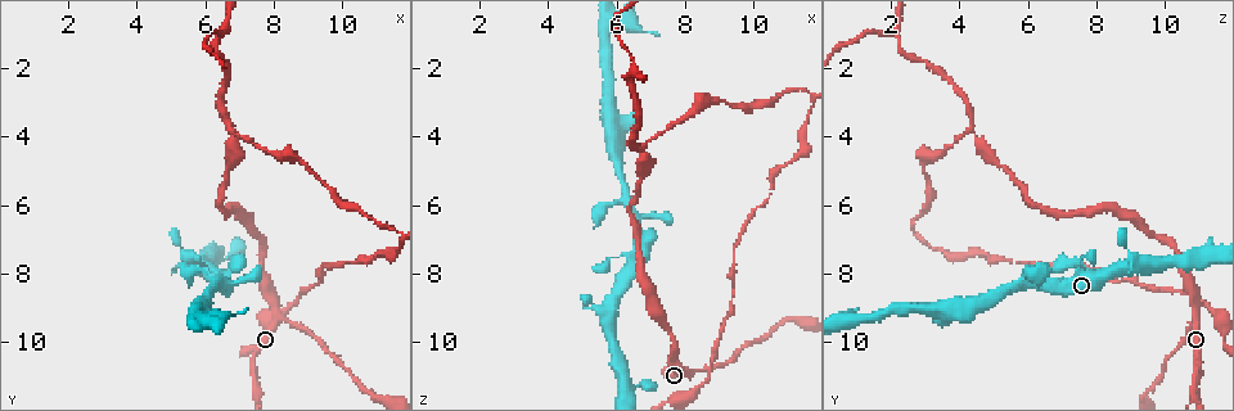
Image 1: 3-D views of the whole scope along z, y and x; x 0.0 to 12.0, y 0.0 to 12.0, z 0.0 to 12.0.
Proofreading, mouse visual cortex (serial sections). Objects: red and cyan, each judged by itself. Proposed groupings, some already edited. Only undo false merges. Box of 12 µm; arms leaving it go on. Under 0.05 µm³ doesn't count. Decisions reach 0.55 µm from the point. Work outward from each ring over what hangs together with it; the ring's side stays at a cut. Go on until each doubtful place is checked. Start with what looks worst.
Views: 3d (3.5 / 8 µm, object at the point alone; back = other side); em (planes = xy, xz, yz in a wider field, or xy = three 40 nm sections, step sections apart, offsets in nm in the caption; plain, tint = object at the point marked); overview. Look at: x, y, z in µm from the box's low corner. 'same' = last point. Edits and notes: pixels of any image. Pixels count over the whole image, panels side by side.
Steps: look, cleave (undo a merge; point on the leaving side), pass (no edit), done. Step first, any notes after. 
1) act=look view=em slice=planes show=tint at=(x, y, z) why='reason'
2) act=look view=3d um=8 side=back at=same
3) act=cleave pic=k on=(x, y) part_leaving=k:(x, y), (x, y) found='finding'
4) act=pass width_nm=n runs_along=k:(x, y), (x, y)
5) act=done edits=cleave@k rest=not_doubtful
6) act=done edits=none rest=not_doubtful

act=look view=3d um=3.5 side=back at=(6.8, 3.9, 4.4) why='three arms meet'

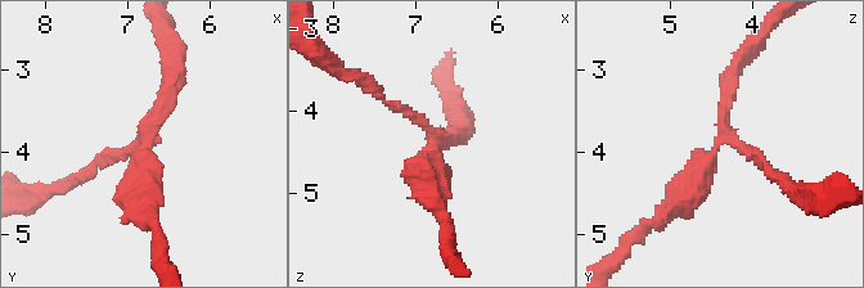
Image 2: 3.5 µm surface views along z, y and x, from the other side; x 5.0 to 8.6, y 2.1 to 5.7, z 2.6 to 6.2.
act=look view=em slice=xy step=1 show=tint at=(6.80, 3.80, 4.30) arms=3 arm_widths_nm=150,200,300

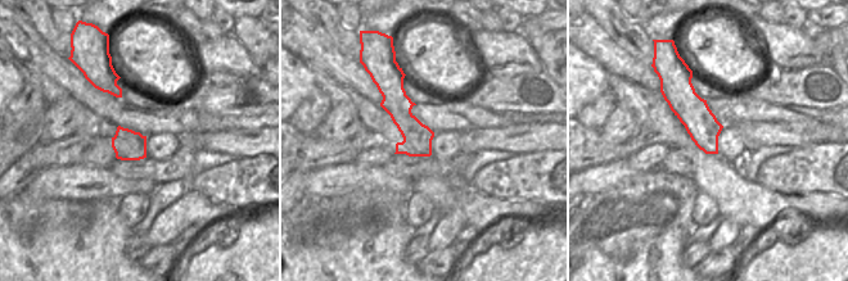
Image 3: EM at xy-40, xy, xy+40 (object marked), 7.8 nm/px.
act=cleave pic=2 on=(93, 169) part_leaving=2:(129, 148), (34, 196) found='two cells meet here'

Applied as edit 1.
act=look view=overview why='see it whole again'

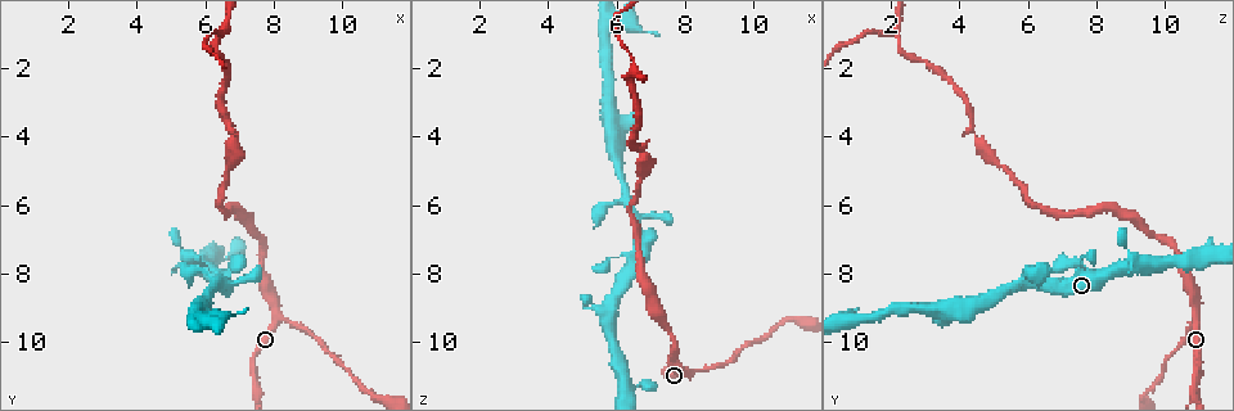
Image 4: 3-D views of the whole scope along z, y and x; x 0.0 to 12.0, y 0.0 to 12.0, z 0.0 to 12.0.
act=look view=3d um=8 at=(6.5, 0.9, 2.1) why='sharp bend'

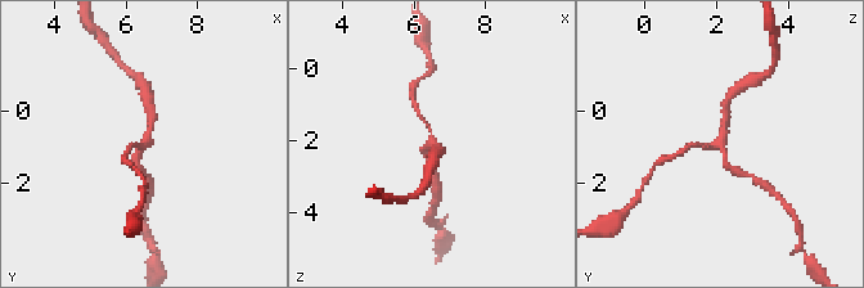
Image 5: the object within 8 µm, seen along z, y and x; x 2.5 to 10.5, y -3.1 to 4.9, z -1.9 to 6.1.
act=look view=3d um=3.5 at=(6.4, 0.9, 2.2) why='zoom in'

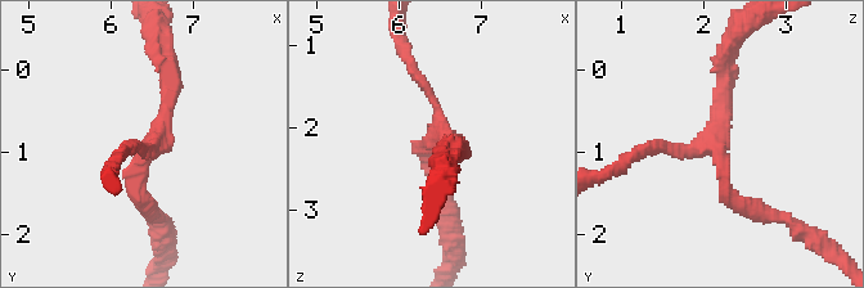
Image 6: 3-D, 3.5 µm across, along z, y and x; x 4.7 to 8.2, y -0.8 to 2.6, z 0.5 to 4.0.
act=look view=em slice=xy step=5 show=tint at=(6.50, 0.90, 2.15) arms=3 arm_widths_nm=150,200,200

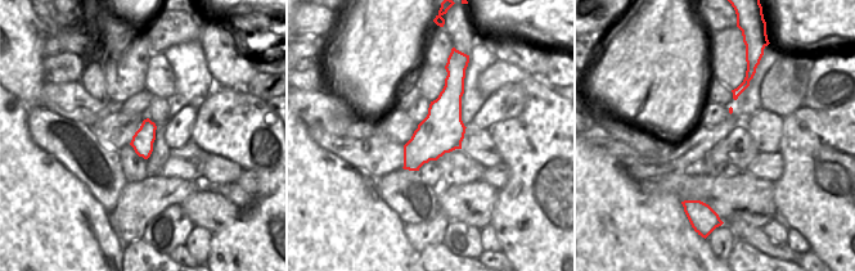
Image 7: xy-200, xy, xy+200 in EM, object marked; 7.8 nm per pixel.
act=pass found='one cell here'

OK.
act=look view=3d um=3.5 at=(6.4, 8.1, 5.9) why='sharp bend'

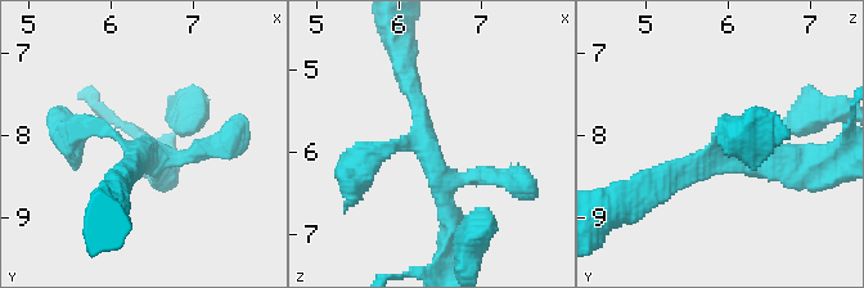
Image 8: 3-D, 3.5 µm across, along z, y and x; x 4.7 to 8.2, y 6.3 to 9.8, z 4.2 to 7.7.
act=look view=em slice=planes show=tint at=(6.35, 8.20, 6.00) arms=4 arm_widths_nm=150,200,250,250

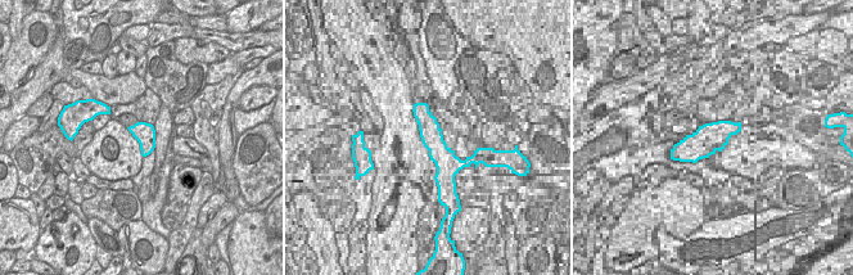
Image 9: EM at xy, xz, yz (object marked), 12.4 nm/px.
act=pass runs_along=8:(451, 226), (409, 81) found='one cell here'

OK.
act=done edits=cleave@2 rest=not_doubtful

